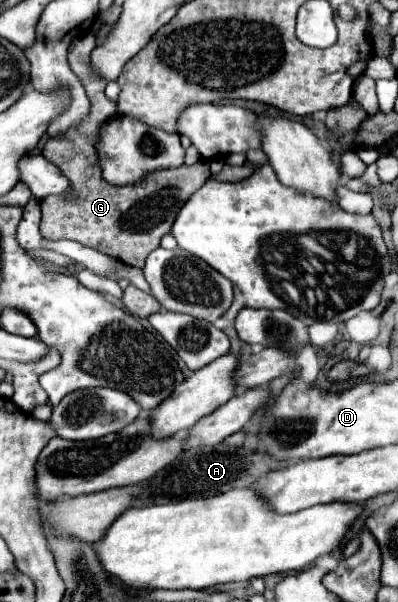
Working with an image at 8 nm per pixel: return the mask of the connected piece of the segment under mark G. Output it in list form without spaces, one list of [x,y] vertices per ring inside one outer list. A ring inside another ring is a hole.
[[[92,32],[72,40],[68,50],[68,62],[72,72],[82,80],[88,100],[90,112],[76,126],[66,130],[62,136],[48,138],[44,144],[42,156],[56,164],[60,172],[70,180],[70,196],[46,196],[42,206],[42,222],[40,234],[48,240],[76,240],[84,246],[90,246],[102,254],[108,254],[128,266],[142,268],[146,256],[160,246],[160,238],[170,232],[172,220],[176,212],[188,200],[196,188],[200,188],[210,178],[210,168],[206,160],[198,160],[192,166],[180,168],[162,168],[146,174],[138,184],[116,186],[108,184],[102,178],[102,168],[98,162],[98,140],[100,140],[100,124],[108,120],[108,116],[116,114],[116,102],[110,102],[104,96],[106,80],[98,78],[90,68],[90,52],[96,46],[96,36]]]

